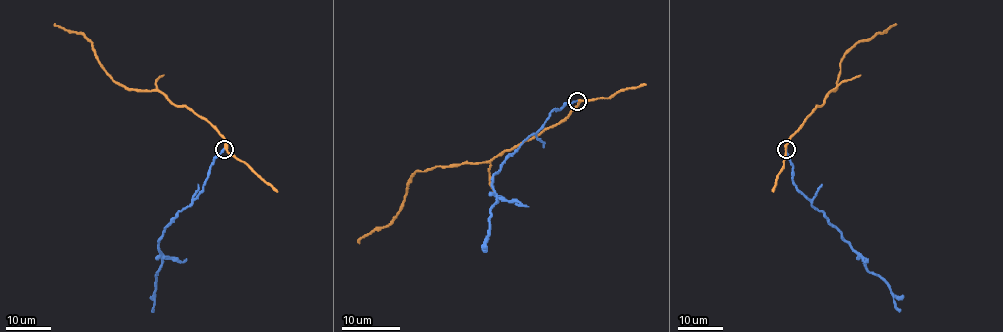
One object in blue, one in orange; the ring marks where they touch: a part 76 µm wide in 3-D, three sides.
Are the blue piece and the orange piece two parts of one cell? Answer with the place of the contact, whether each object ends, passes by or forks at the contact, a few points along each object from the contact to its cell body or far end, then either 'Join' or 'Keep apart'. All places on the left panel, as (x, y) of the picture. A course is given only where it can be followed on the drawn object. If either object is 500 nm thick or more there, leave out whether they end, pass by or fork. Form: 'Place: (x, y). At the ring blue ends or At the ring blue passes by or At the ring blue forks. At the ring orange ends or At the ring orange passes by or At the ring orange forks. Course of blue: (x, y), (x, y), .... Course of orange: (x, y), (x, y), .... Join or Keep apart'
Place: (224, 149). At the ring blue ends. At the ring orange passes by. Course of blue: (224, 149), (210, 166), (200, 193), (177, 213), (159, 239), (162, 266), (156, 274), (151, 312). Course of orange: (224, 149), (224, 138), (208, 122), (158, 91), (125, 89), (105, 69), (92, 43), (55, 24). Keep apart

